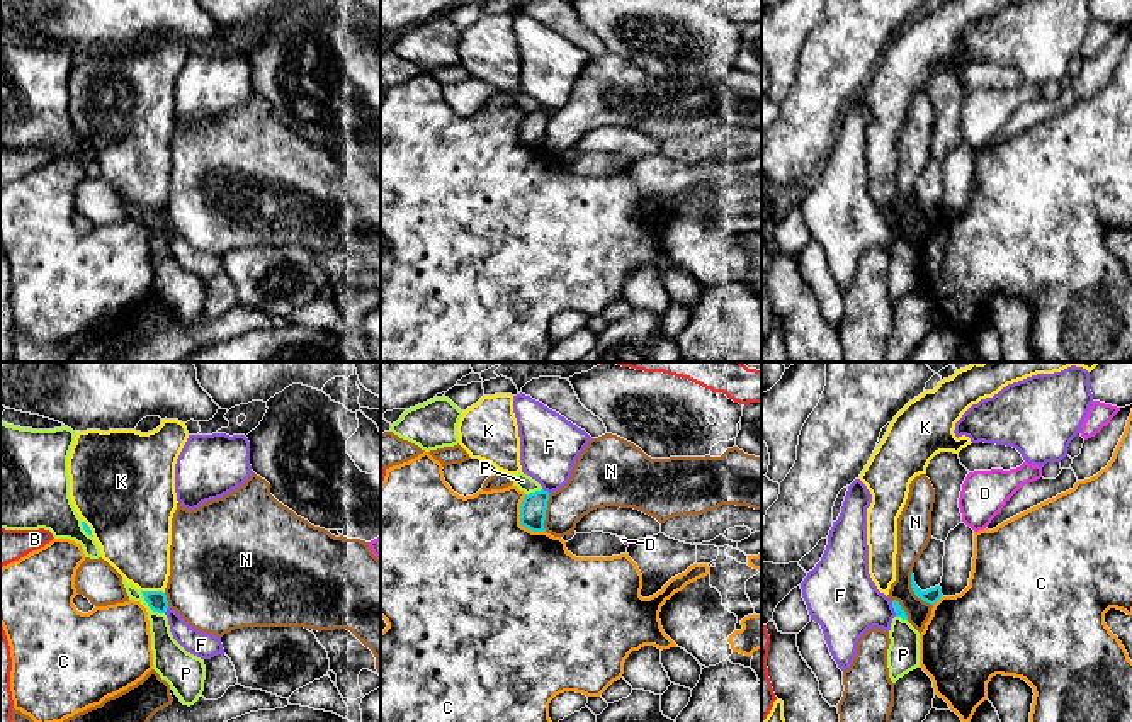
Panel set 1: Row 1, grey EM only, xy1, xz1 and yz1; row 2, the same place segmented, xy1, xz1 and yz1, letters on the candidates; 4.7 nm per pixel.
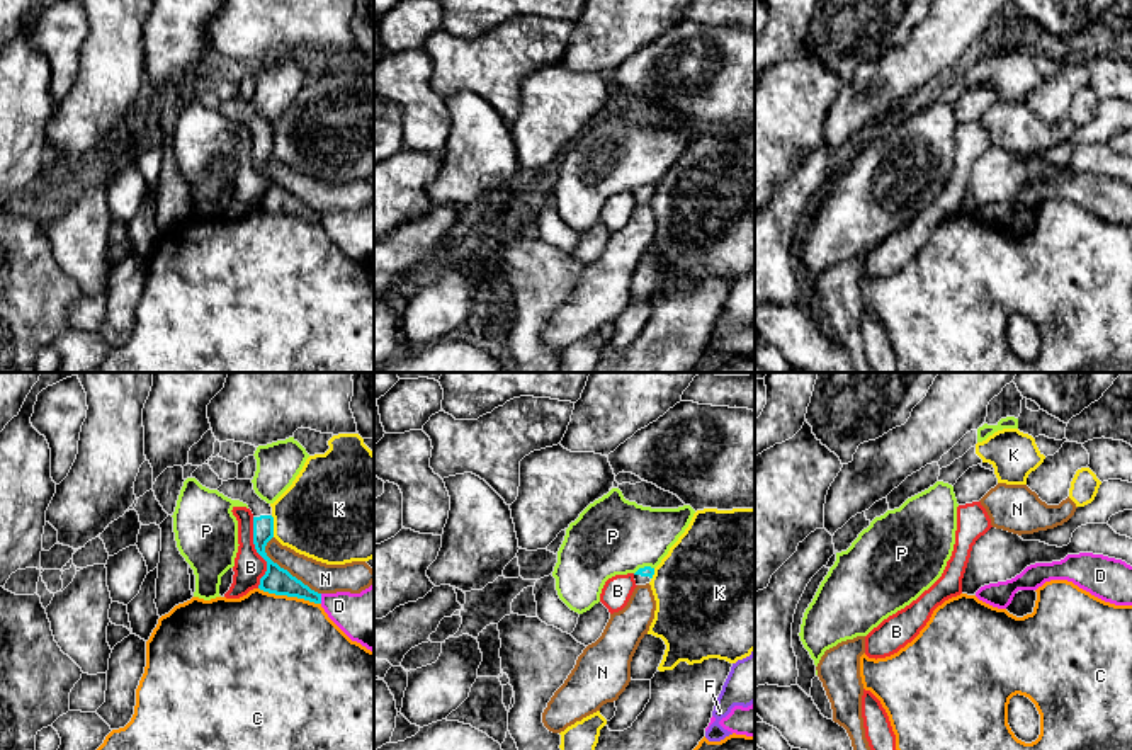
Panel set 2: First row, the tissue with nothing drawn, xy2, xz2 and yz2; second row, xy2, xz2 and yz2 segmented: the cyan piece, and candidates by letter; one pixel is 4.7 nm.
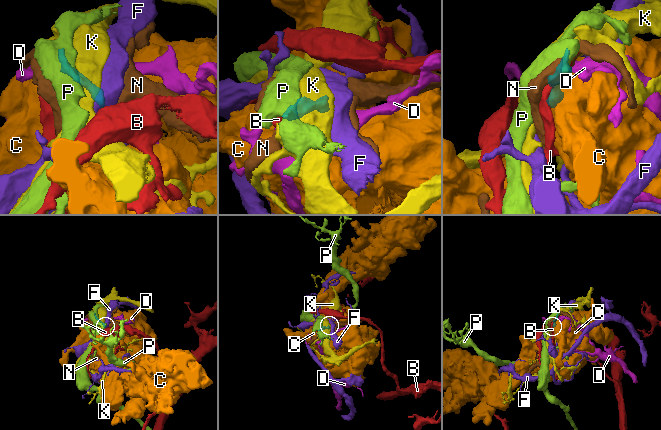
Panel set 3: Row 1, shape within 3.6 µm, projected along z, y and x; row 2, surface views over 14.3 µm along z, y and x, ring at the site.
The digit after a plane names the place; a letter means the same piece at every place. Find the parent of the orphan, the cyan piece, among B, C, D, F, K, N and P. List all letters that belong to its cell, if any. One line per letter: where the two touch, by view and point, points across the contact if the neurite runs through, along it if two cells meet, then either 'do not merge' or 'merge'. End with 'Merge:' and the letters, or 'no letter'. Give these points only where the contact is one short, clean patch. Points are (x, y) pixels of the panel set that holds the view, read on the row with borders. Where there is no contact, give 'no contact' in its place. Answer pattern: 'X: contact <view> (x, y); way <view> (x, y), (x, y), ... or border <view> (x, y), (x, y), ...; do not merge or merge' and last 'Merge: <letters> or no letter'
B: contact xy2 (257, 551); do not merge
C: contact xy2 (289, 596); do not merge
D: contact xy2 (320, 599); do not merge
F: contact xz1 (546, 491); border xz1 (543, 488), (549, 493); do not merge
K: contact xy1 (153, 592); do not merge
N: contact xy2 (282, 568); do not merge
P: contact xy1 (150, 607); do not merge
Merge: no letter

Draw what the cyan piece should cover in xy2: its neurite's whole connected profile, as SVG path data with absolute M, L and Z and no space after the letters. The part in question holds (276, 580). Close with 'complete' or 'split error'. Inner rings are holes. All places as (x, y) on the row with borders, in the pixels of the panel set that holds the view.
M235 478L223 481L218 491L231 500L246 503L253 514L253 544L257 553L267 561L267 571L260 578L258 588L275 595L297 597L321 604L321 594L311 590L267 556L265 546L274 537L272 507L255 493L252 480Z; split error

